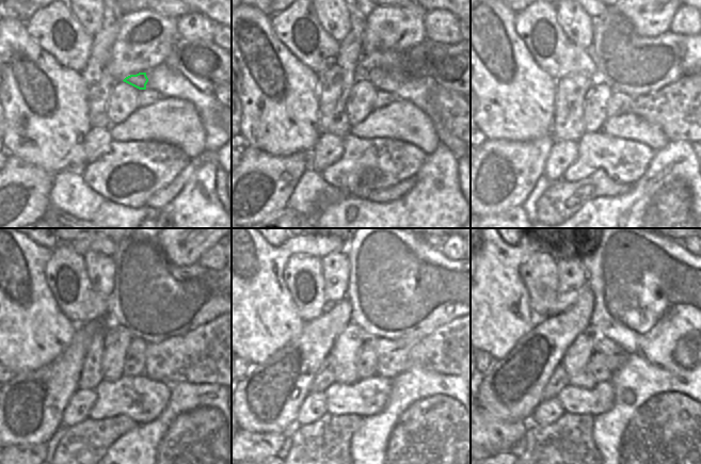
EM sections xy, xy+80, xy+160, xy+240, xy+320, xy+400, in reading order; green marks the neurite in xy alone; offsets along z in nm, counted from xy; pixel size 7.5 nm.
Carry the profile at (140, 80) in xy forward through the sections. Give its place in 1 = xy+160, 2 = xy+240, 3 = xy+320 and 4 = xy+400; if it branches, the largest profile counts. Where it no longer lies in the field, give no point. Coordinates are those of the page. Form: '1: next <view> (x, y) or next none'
1: next xy+160 (537, 25)
2: next xy+240 (65, 272)
3: next xy+320 (303, 274)
4: next xy+400 (539, 272)

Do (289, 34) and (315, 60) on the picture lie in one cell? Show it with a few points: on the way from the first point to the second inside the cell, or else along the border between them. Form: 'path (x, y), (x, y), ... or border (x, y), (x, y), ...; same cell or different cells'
path (292, 42), (302, 53), (307, 56); same cell

